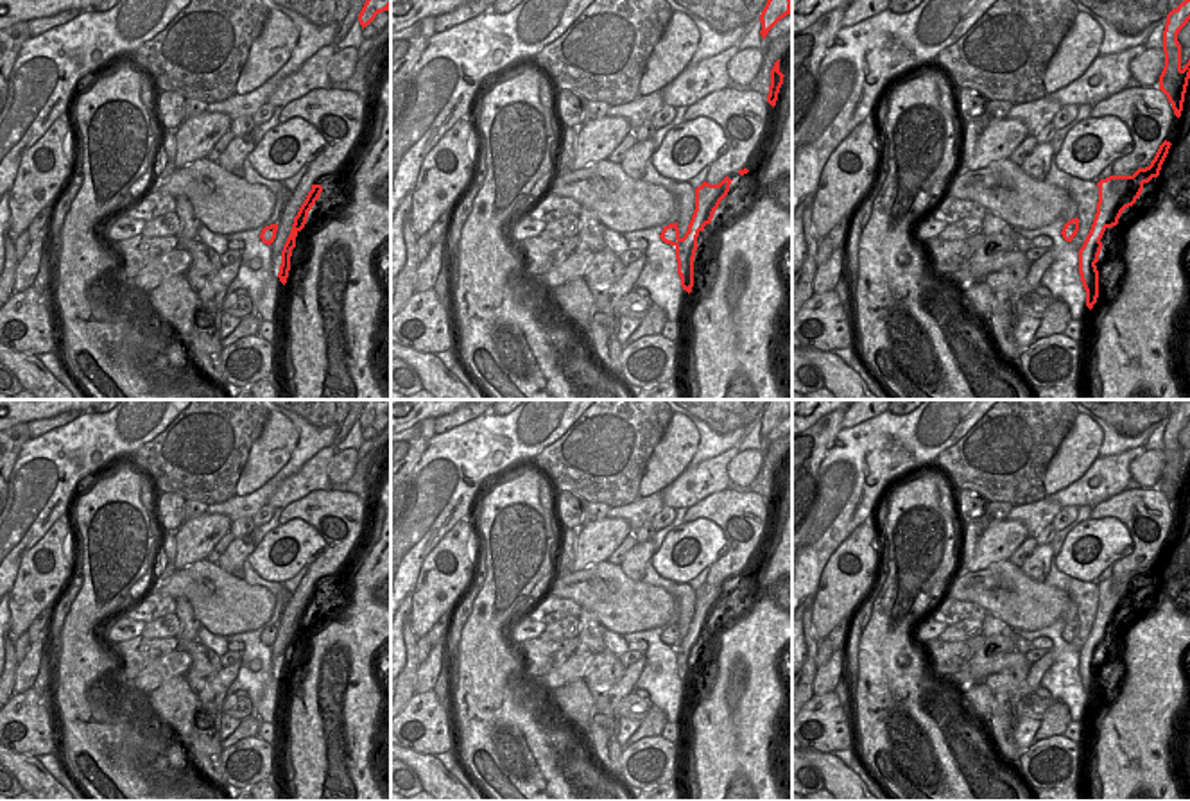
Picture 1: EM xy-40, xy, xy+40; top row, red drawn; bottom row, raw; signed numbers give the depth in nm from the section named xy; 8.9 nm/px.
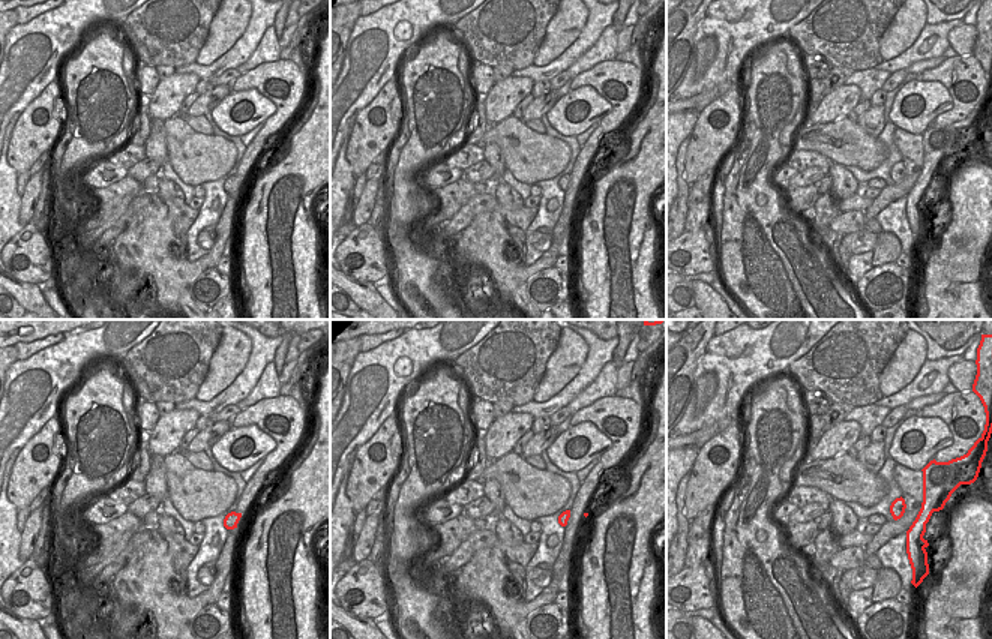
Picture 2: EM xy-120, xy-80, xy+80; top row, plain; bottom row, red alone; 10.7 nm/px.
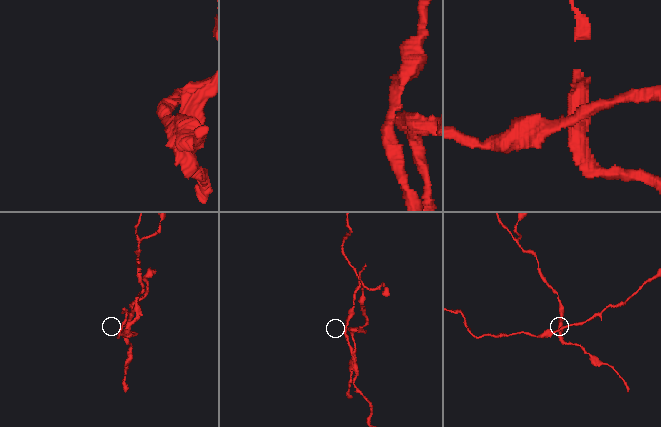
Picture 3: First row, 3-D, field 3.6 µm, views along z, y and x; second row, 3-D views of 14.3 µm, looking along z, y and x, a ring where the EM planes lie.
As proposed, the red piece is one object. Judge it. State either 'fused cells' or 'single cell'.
fused cells

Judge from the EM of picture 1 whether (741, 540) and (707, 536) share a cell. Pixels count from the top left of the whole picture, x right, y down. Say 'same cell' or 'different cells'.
different cells

